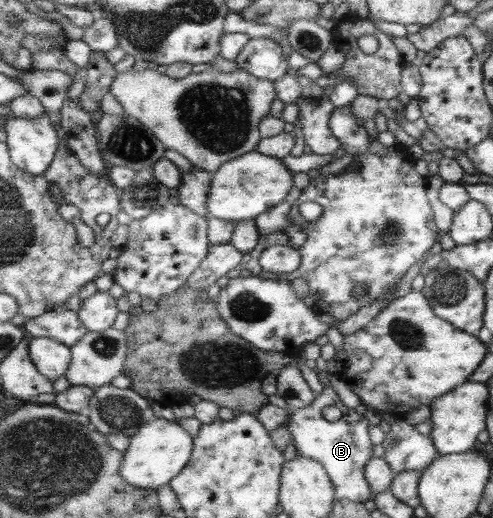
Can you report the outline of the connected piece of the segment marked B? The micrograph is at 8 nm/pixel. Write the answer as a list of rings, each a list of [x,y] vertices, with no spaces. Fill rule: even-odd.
[[[323,387],[312,405],[293,409],[288,428],[297,454],[317,459],[324,467],[329,482],[335,488],[335,498],[362,502],[370,499],[373,494],[364,476],[365,463],[375,457],[373,438],[369,438],[369,426],[373,426],[373,422],[365,418],[365,413],[357,414],[353,406],[345,406],[345,402],[341,402],[341,394],[337,394],[337,390]],[[329,406],[335,406],[341,411],[338,420],[329,422],[329,418],[325,418],[325,410],[329,410]]]

